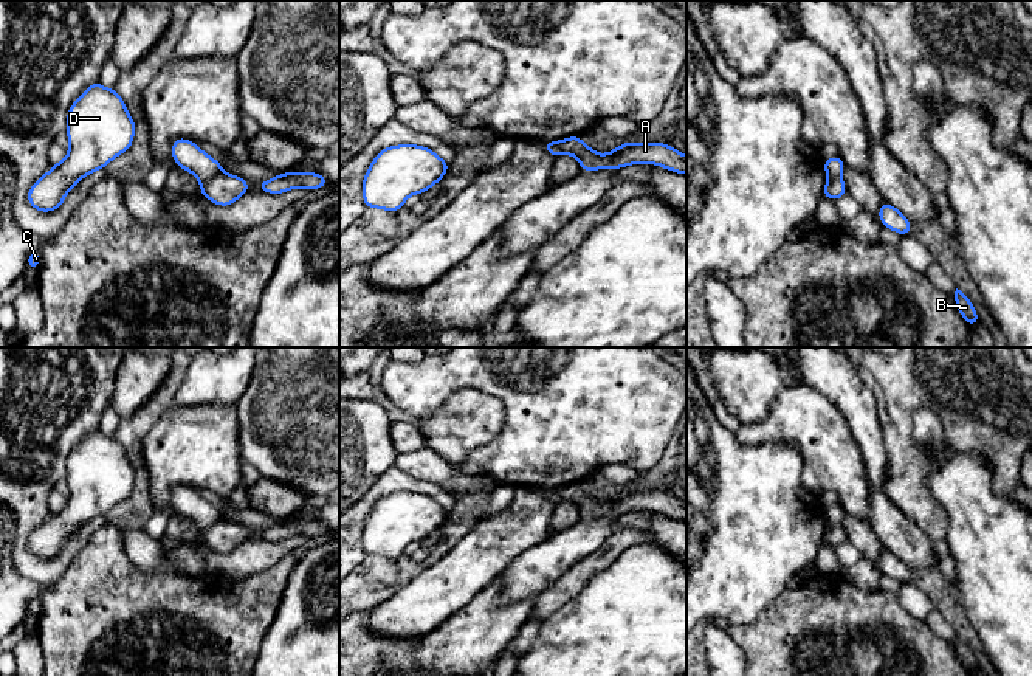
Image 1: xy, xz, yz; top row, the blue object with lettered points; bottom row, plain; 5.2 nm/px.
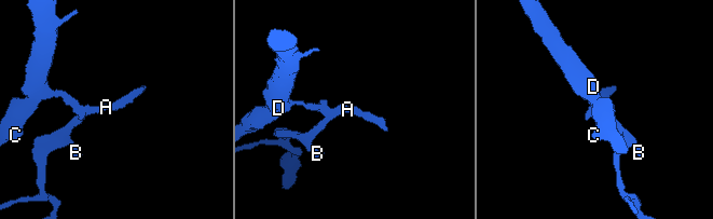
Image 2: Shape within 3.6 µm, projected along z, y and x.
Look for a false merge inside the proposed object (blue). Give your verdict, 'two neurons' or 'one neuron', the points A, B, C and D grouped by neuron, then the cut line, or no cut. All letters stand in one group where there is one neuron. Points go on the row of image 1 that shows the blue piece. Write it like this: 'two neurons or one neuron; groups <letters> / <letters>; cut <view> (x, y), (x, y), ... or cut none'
two neurons; groups A B / C D; cut xy (222, 169), (202, 183)

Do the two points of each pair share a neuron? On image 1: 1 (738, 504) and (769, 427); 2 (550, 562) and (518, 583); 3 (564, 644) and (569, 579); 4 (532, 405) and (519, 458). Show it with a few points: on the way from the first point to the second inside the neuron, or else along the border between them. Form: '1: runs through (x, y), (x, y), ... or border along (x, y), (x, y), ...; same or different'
1: border along (733, 433), (741, 444), (761, 444), (780, 438); different
2: runs through (543, 565), (526, 577); same
3: border along (592, 575), (540, 625); different
4: runs through (532, 417), (532, 445); same

